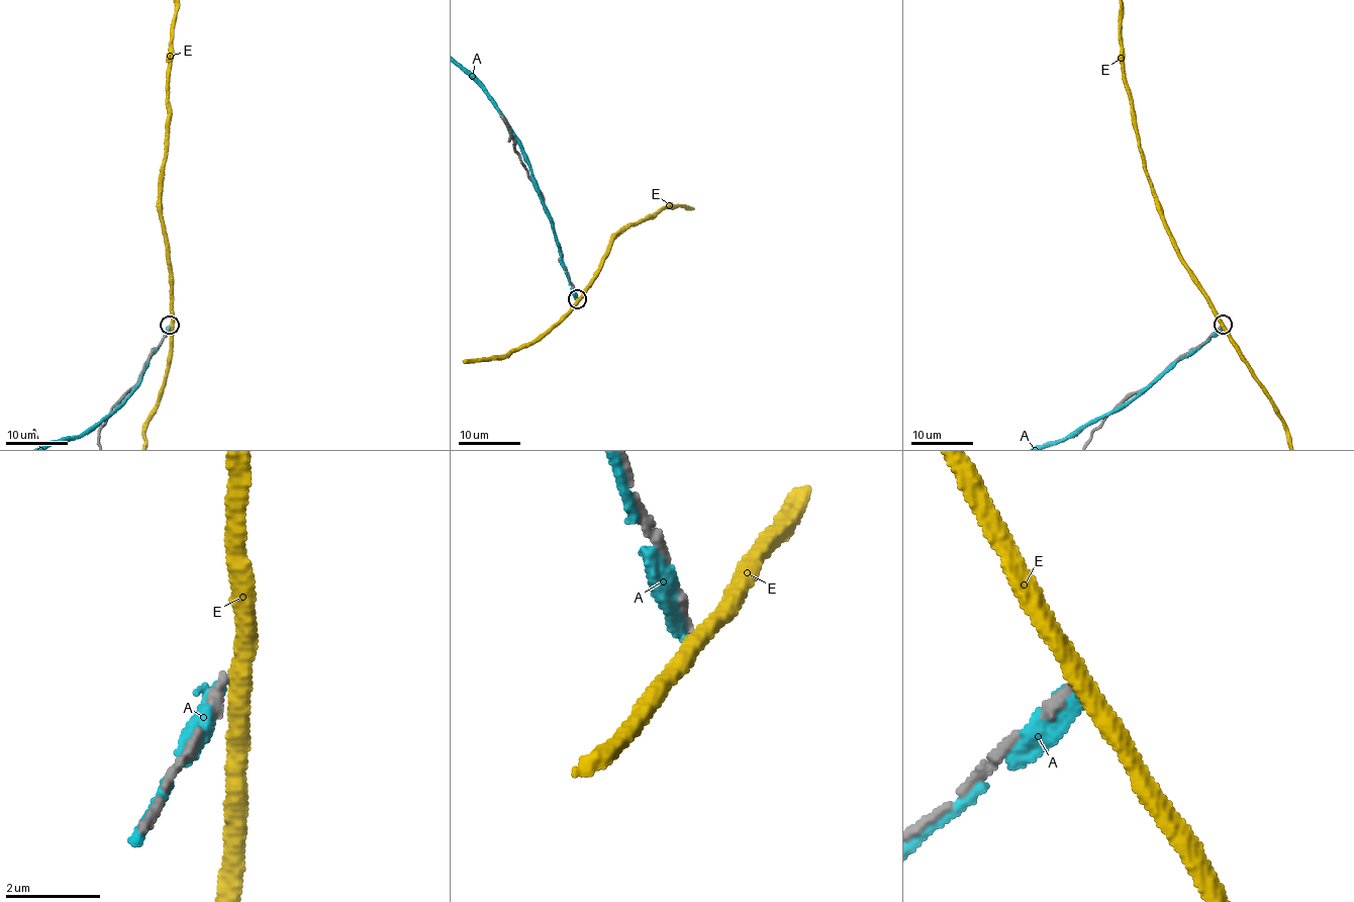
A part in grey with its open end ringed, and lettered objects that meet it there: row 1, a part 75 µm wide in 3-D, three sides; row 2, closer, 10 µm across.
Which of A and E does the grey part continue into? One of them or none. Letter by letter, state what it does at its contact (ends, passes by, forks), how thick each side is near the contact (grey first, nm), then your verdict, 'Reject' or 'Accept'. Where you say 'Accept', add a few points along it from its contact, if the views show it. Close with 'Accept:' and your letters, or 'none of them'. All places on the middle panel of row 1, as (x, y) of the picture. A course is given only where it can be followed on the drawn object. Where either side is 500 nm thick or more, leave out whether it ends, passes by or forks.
A: Thickness 200 nm (grey) against 550 nm. Reject
E: It passes by. Thickness 200 nm (grey) against 400 nm. Reject
Accept: none of them

